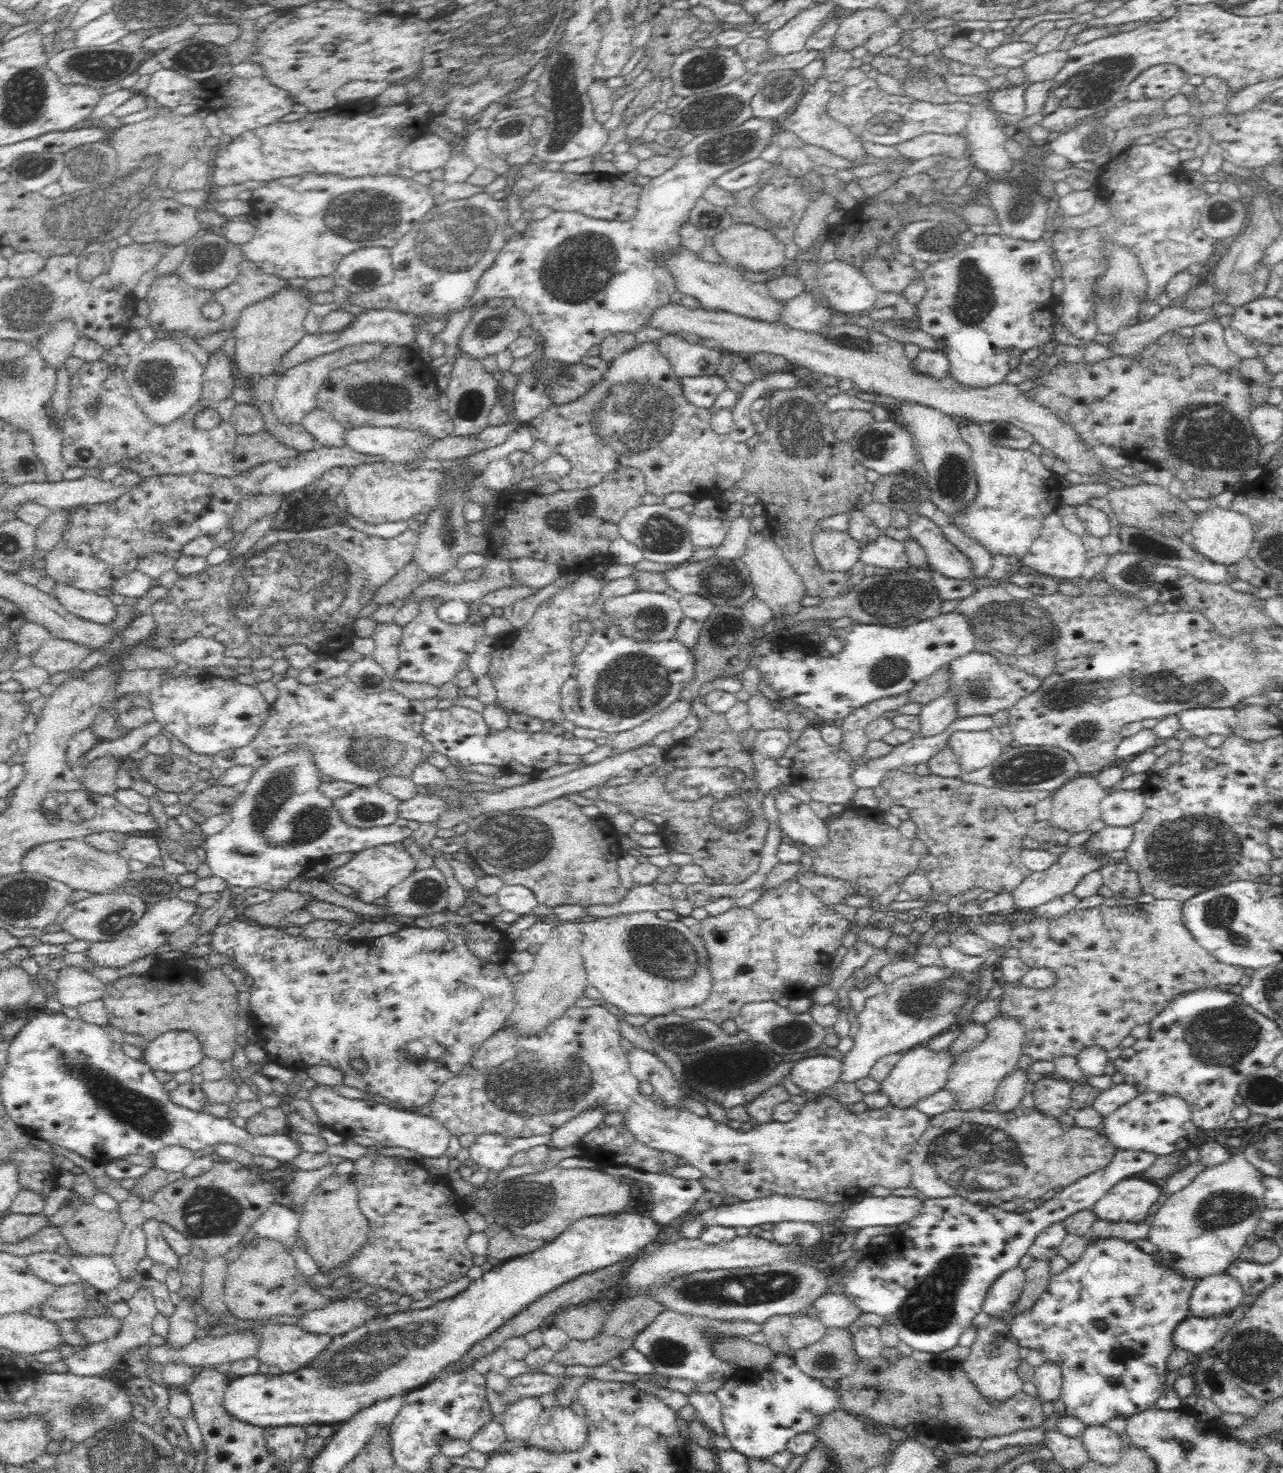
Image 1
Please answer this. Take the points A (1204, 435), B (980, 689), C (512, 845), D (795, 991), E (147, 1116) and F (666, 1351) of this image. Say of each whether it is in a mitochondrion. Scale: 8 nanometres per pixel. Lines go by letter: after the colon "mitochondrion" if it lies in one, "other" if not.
A: mitochondrion
B: mitochondrion
C: mitochondrion
D: other
E: mitochondrion
F: mitochondrion

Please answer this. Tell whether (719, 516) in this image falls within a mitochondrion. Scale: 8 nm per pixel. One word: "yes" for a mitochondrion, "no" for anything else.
no

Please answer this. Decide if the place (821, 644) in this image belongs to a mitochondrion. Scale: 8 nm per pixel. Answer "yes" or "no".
no

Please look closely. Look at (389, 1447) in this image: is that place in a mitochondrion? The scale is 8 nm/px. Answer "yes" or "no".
no

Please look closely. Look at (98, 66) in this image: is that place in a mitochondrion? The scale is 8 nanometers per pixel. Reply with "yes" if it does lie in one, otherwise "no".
yes

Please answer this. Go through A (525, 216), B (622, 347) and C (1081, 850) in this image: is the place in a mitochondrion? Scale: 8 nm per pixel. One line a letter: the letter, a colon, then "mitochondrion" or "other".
A: other
B: other
C: other

